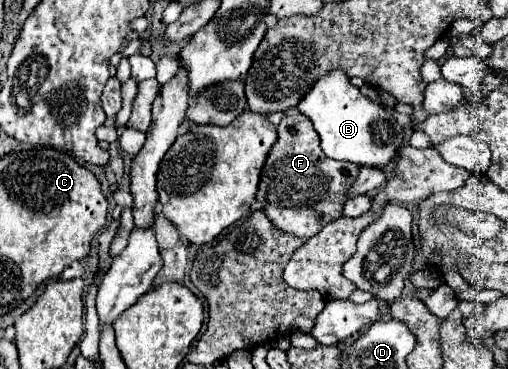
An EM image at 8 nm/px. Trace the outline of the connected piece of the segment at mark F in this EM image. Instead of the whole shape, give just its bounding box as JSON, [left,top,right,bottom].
[258,109,358,237]

